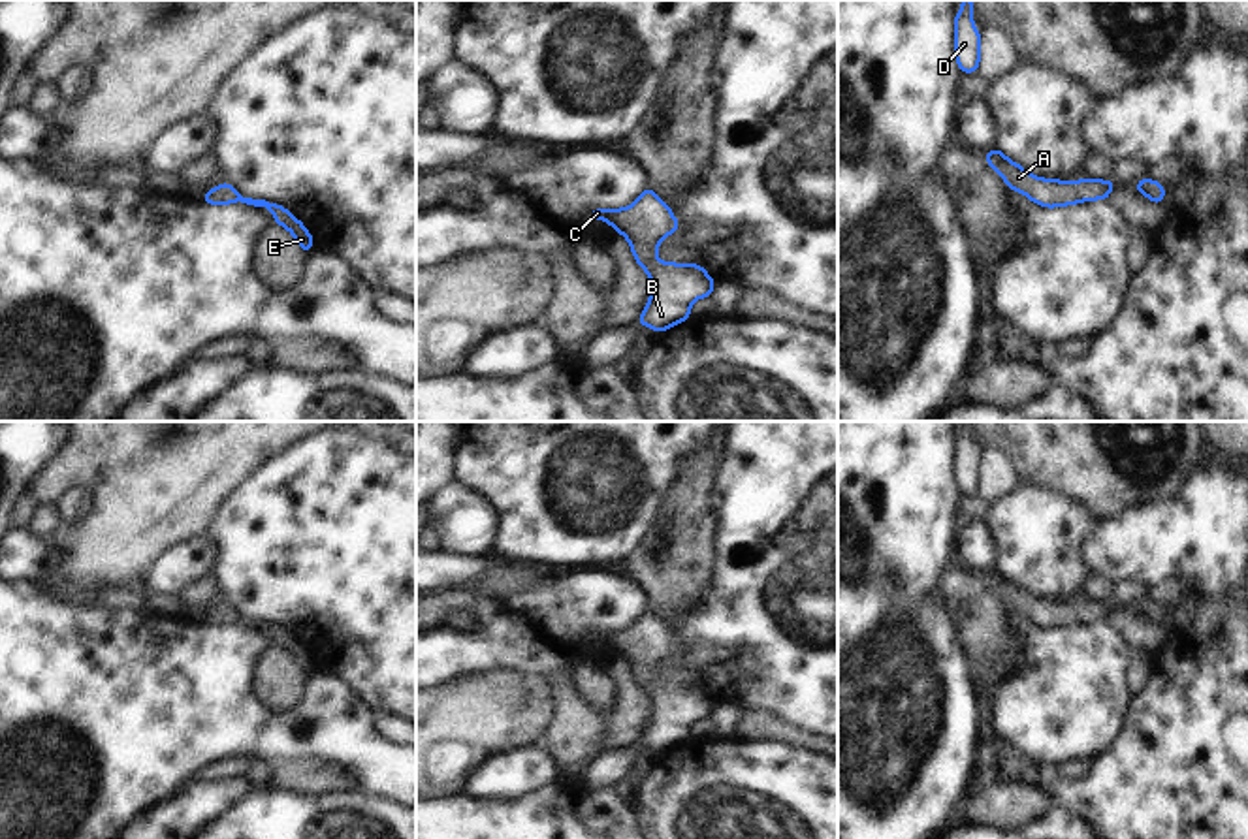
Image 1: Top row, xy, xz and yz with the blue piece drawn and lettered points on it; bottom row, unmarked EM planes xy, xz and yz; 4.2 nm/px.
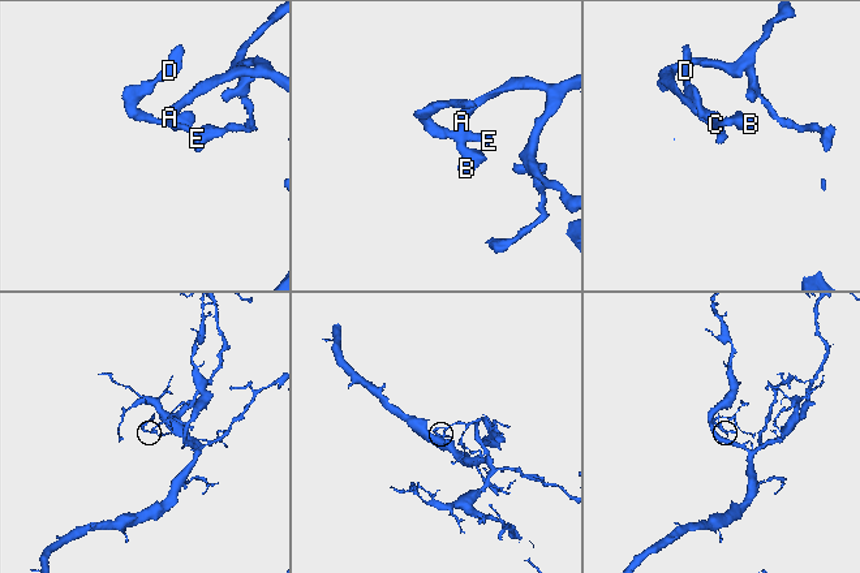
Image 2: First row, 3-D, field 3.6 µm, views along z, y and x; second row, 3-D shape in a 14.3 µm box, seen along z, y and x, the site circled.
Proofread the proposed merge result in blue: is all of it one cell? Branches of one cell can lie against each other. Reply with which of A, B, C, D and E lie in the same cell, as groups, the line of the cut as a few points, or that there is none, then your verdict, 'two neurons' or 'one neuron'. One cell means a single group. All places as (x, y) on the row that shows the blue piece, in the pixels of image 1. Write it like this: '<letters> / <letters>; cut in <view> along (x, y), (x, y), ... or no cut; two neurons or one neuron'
A B C D E; no cut; one neuron

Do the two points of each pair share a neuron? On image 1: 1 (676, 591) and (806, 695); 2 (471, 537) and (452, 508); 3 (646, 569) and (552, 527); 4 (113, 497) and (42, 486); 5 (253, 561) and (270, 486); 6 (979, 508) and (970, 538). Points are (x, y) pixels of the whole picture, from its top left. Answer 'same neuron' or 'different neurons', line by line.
1: different neurons
2: same neuron
3: different neurons
4: same neuron
5: same neuron
6: different neurons

